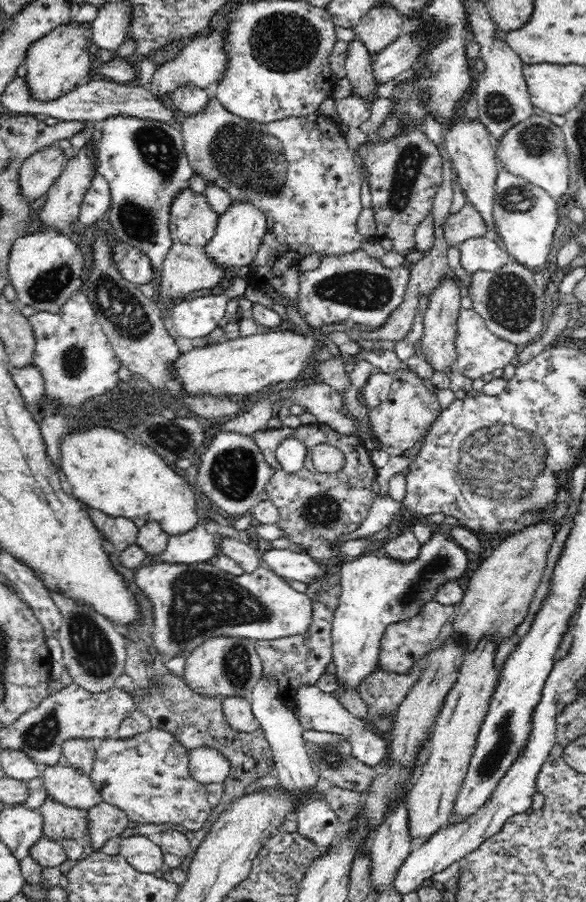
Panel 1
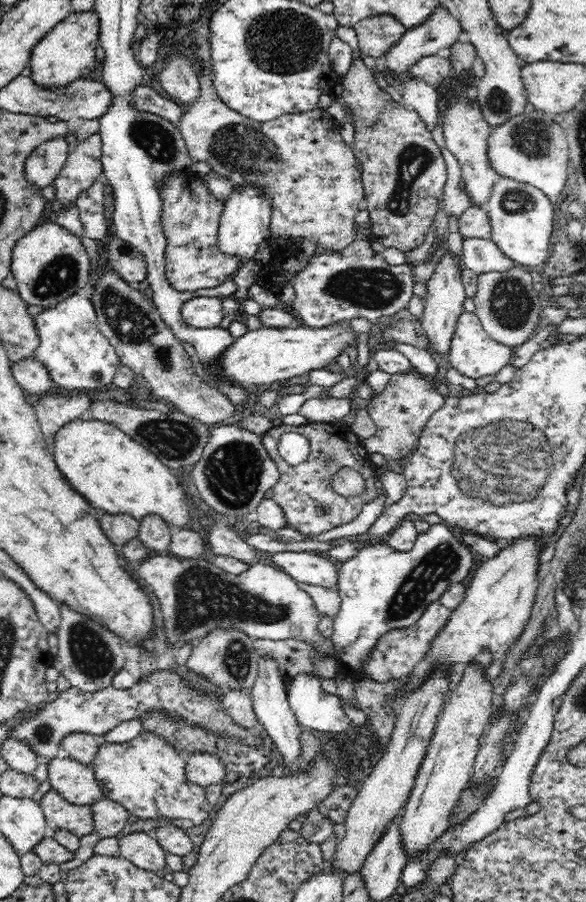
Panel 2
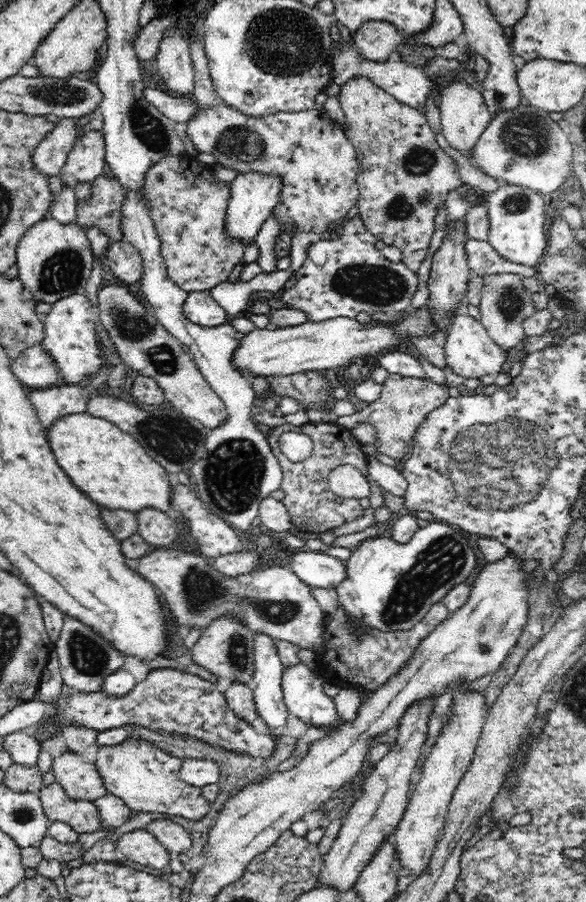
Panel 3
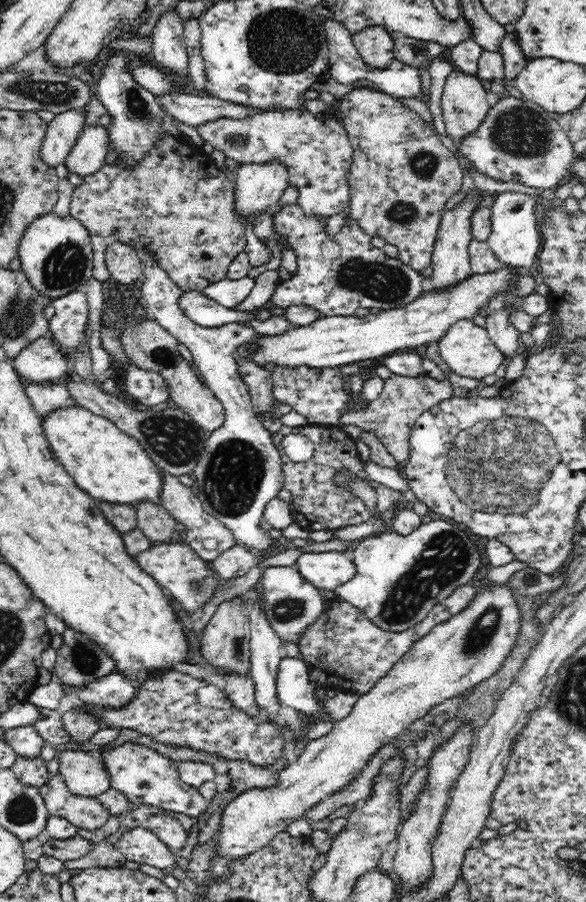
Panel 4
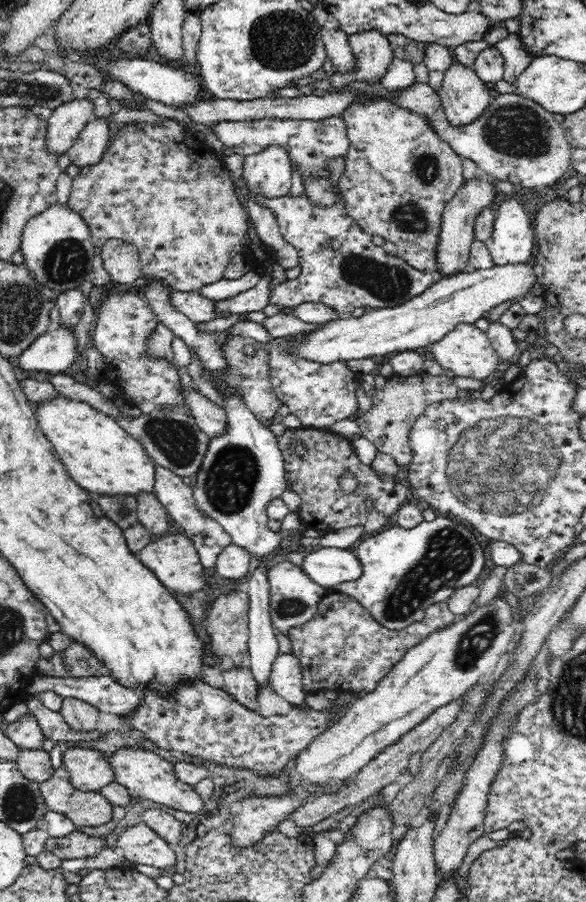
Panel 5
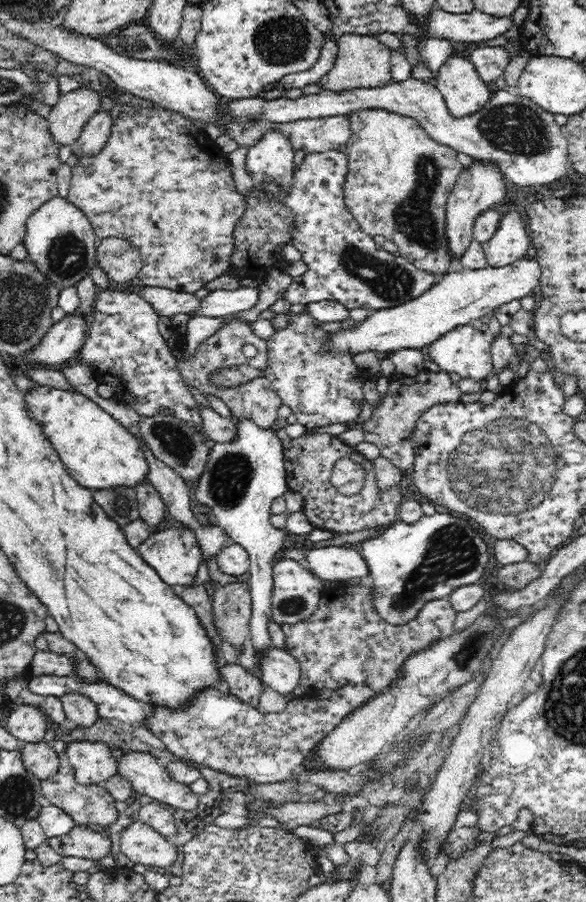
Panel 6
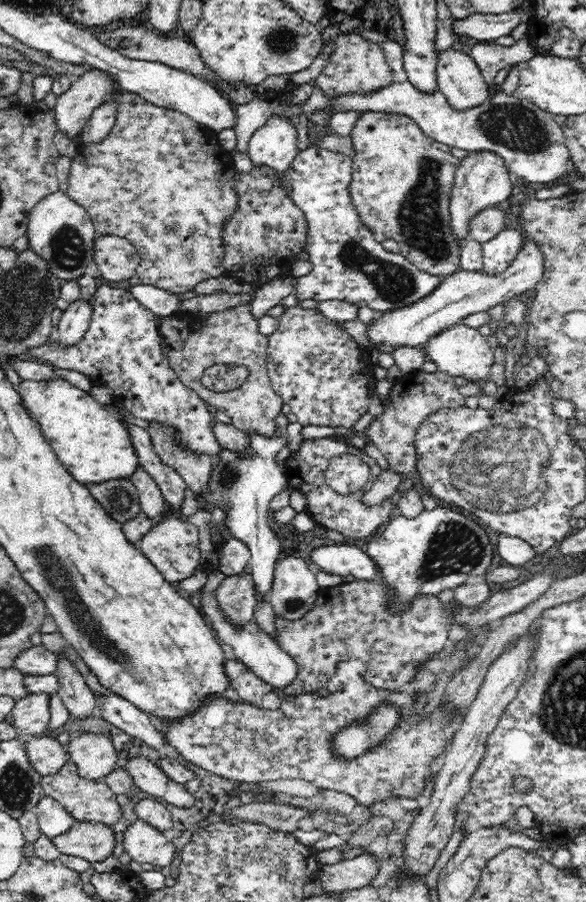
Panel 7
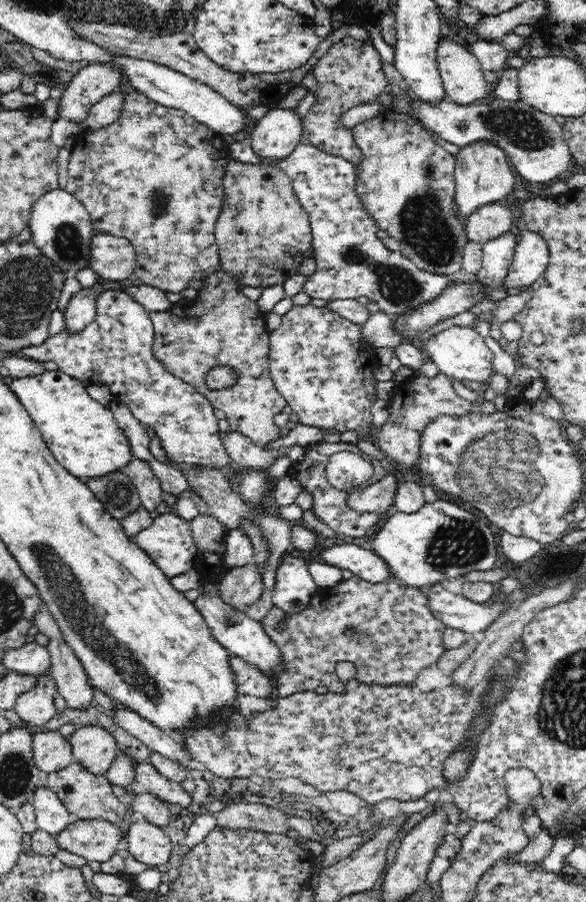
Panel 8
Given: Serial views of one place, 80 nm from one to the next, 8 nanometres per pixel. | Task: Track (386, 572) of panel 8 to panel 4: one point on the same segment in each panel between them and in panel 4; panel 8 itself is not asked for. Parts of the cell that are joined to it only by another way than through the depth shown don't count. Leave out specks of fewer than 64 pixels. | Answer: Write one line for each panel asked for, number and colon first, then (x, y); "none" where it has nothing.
4: (327, 570)
5: (328, 566)
6: (330, 563)
7: (342, 559)

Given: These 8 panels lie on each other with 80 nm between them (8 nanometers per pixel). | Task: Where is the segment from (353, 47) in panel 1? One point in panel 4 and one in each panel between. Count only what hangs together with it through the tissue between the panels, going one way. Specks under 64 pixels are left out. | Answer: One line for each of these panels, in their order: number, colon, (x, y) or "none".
2: (403, 173)
3: (403, 178)
4: (402, 175)

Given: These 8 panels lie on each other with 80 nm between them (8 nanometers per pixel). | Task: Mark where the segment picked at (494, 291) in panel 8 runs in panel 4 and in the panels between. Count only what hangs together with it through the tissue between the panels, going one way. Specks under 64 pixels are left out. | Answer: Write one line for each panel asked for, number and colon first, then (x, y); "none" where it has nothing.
4: (515, 239)
5: (512, 242)
6: (511, 242)
7: (498, 253)

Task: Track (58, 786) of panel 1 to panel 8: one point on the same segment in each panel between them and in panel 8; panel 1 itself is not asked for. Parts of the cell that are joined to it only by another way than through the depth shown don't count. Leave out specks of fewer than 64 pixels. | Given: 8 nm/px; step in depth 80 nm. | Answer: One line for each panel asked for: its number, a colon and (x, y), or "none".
2: (77, 783)
3: (81, 780)
4: (84, 775)
5: (90, 770)
6: (92, 762)
7: (94, 755)
8: (93, 747)

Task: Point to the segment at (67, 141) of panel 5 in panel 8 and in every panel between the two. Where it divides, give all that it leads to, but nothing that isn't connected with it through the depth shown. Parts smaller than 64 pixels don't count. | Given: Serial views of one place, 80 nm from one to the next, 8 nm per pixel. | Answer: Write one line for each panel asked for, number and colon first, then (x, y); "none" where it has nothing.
6: (73, 110)
7: (73, 108)
8: (90, 84)

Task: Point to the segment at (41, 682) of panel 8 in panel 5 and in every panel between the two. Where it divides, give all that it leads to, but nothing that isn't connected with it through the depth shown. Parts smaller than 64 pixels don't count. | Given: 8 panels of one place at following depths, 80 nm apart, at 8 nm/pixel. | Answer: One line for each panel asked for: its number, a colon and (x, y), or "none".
5: (26, 733)
6: (27, 723)
7: (31, 714)

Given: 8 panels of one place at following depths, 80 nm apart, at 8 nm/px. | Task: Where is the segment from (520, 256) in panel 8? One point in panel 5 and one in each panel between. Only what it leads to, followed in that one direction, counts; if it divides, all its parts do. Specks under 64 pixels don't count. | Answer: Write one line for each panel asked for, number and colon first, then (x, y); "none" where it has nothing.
5: (466, 297)
6: (459, 298)
7: (464, 293)

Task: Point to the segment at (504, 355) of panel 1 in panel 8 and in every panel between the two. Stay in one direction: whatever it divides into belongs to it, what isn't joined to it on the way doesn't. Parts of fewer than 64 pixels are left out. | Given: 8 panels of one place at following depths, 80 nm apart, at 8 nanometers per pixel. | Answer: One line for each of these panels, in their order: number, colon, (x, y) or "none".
2: (472, 352)
3: (470, 352)
4: (466, 348)
5: (467, 351)
6: (465, 350)
7: (461, 351)
8: (461, 353)

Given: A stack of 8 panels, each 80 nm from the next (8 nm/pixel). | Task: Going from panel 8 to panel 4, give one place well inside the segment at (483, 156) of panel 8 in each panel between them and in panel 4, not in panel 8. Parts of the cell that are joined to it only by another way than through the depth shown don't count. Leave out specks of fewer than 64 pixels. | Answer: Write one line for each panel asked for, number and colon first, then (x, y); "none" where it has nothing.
4: (450, 264)
5: (457, 233)
6: (478, 189)
7: (482, 180)

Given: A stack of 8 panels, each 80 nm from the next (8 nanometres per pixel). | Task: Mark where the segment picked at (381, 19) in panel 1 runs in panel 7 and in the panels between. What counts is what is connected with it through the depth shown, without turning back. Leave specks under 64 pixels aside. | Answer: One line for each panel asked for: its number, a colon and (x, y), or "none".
2: (376, 35)
3: (376, 40)
4: (376, 45)
5: (372, 54)
6: (360, 61)
7: (356, 66)

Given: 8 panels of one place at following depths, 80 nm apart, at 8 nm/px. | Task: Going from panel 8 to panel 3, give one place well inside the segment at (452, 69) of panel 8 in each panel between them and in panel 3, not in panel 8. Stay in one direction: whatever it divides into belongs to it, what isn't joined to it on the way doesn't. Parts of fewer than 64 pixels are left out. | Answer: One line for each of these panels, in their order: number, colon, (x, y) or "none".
3: (464, 113)
4: (464, 105)
5: (464, 97)
6: (464, 92)
7: (460, 80)

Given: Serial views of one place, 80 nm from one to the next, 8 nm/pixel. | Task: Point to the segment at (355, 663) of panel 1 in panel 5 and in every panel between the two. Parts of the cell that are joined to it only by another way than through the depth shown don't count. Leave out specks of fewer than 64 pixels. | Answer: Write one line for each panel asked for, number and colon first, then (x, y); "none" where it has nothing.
2: (381, 589)
3: (390, 585)
4: (399, 577)
5: (404, 571)

